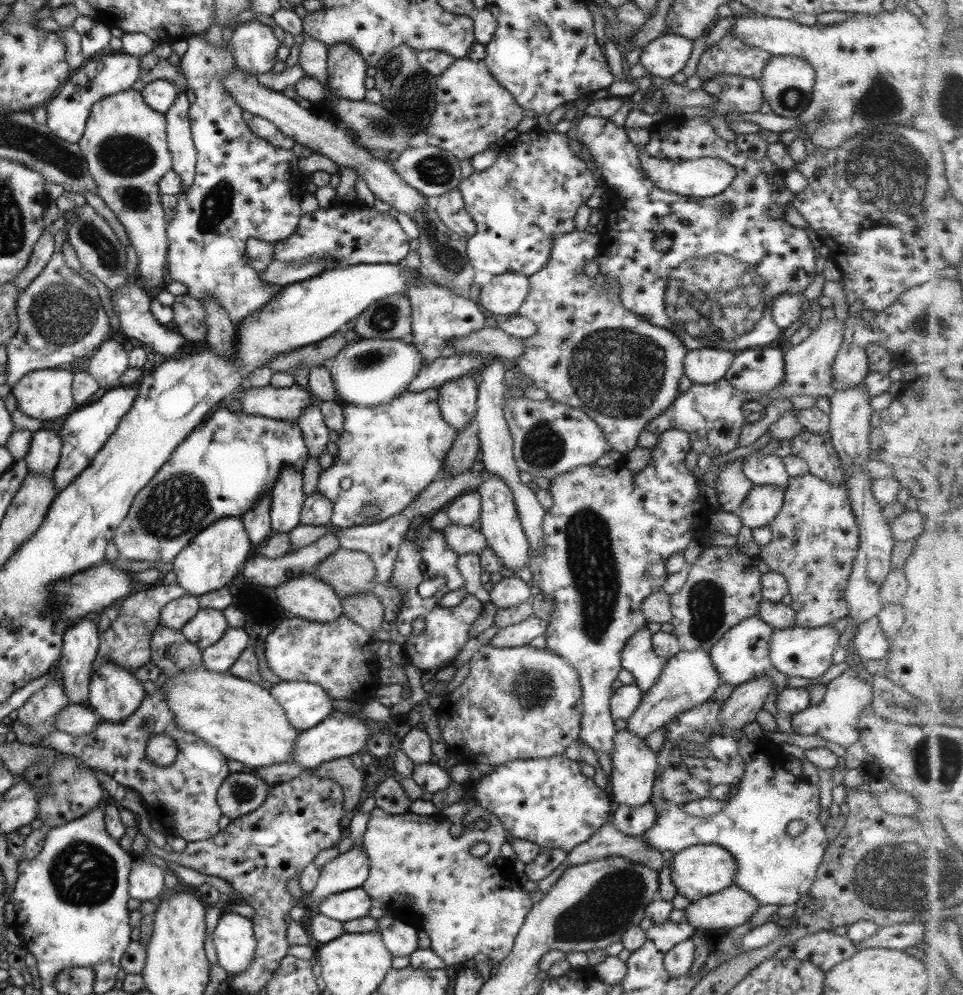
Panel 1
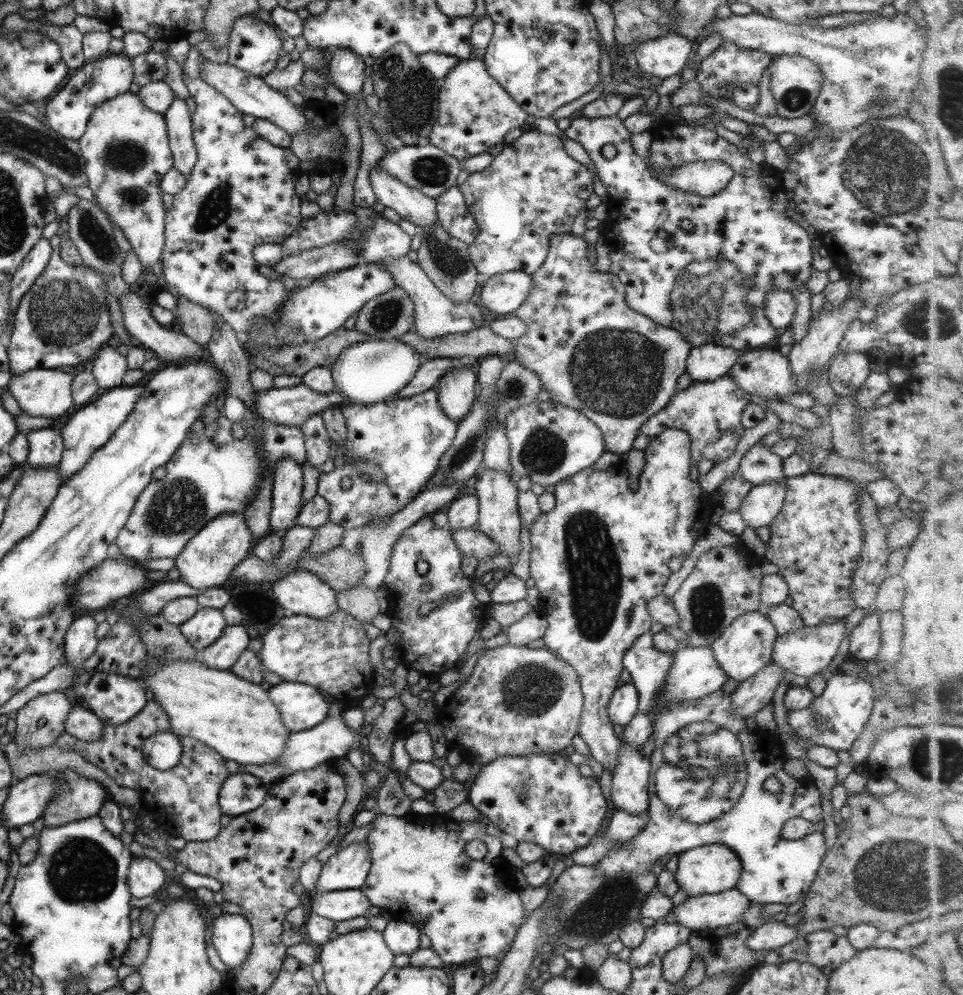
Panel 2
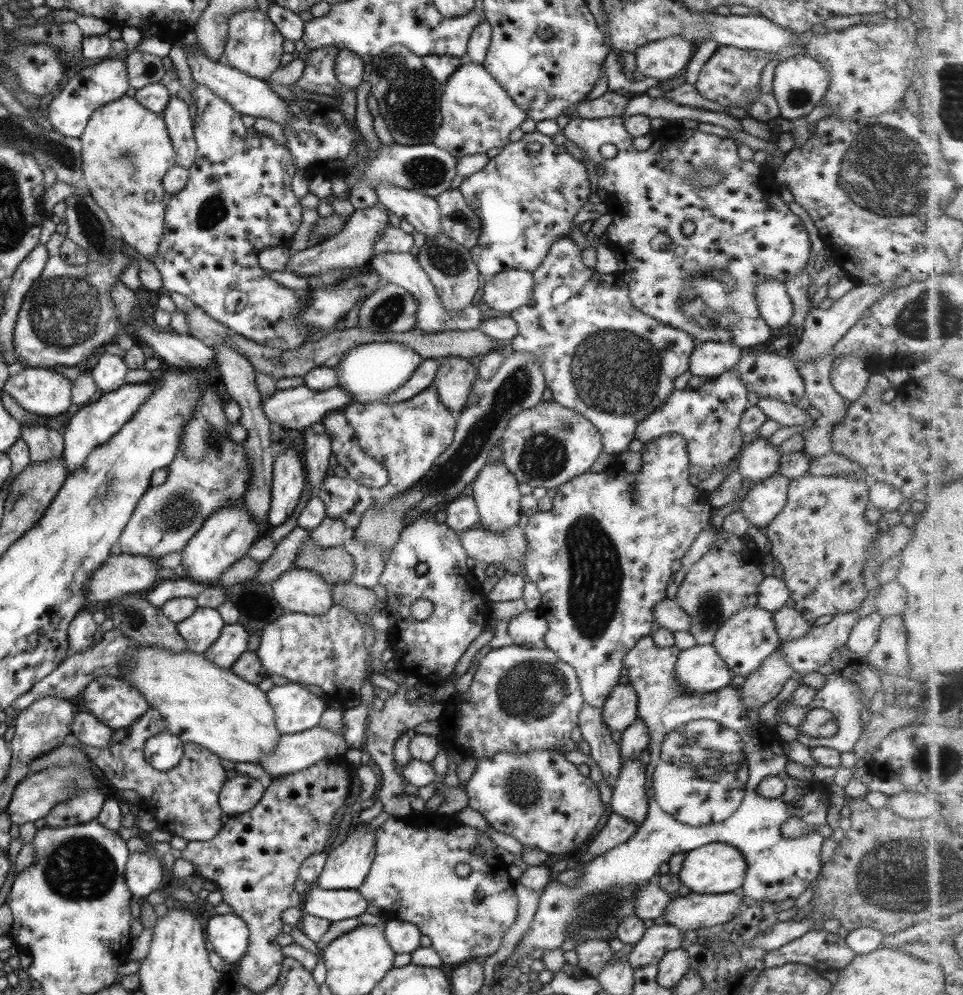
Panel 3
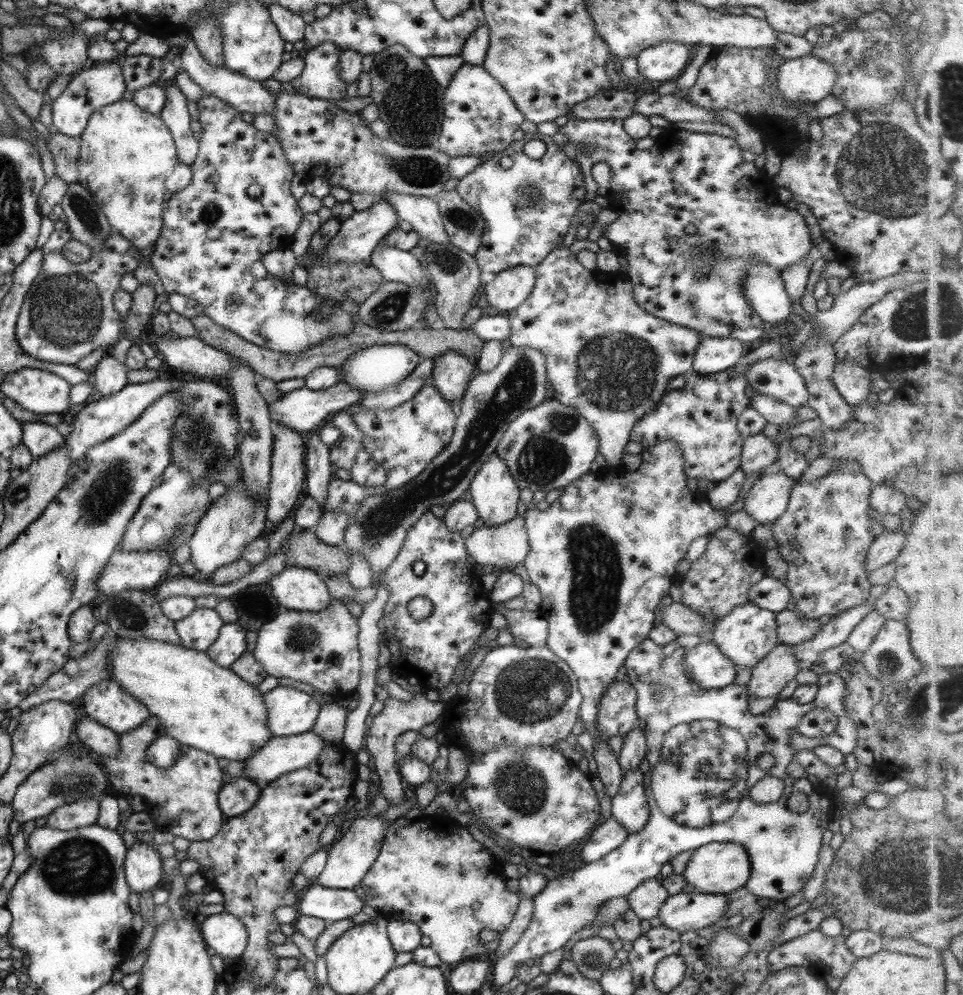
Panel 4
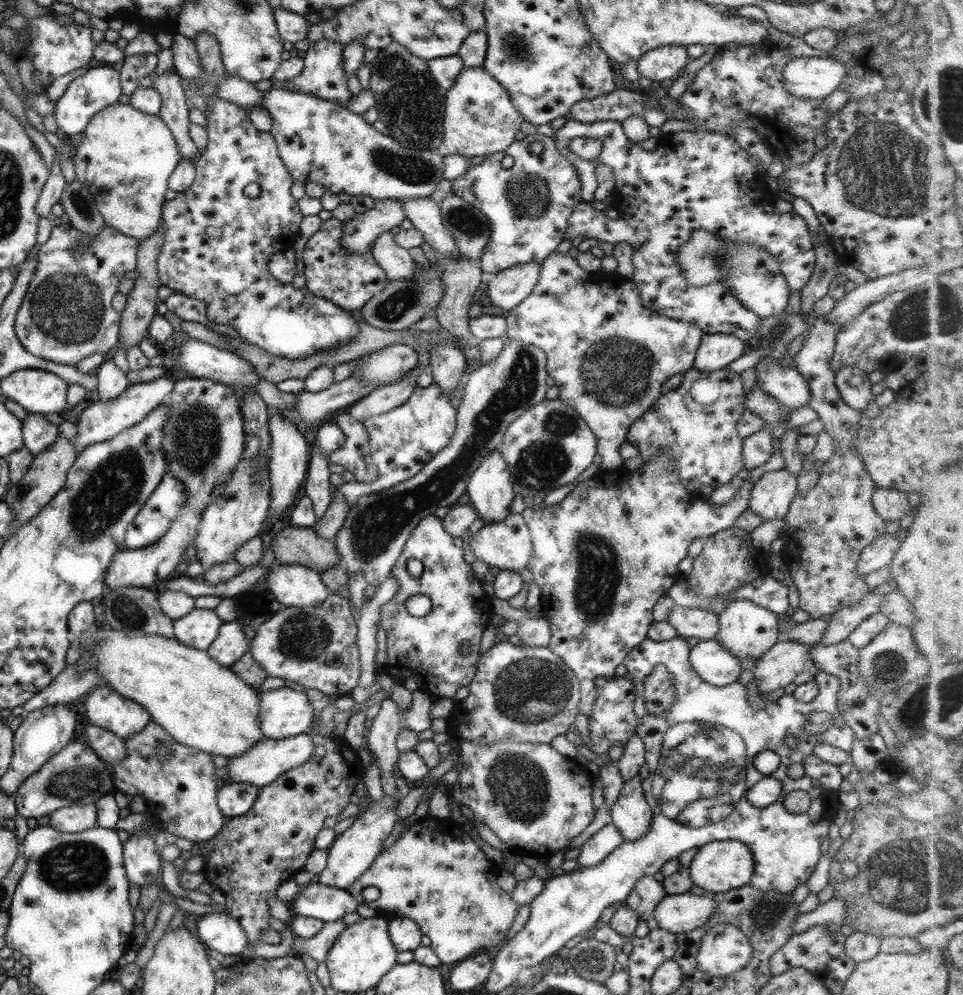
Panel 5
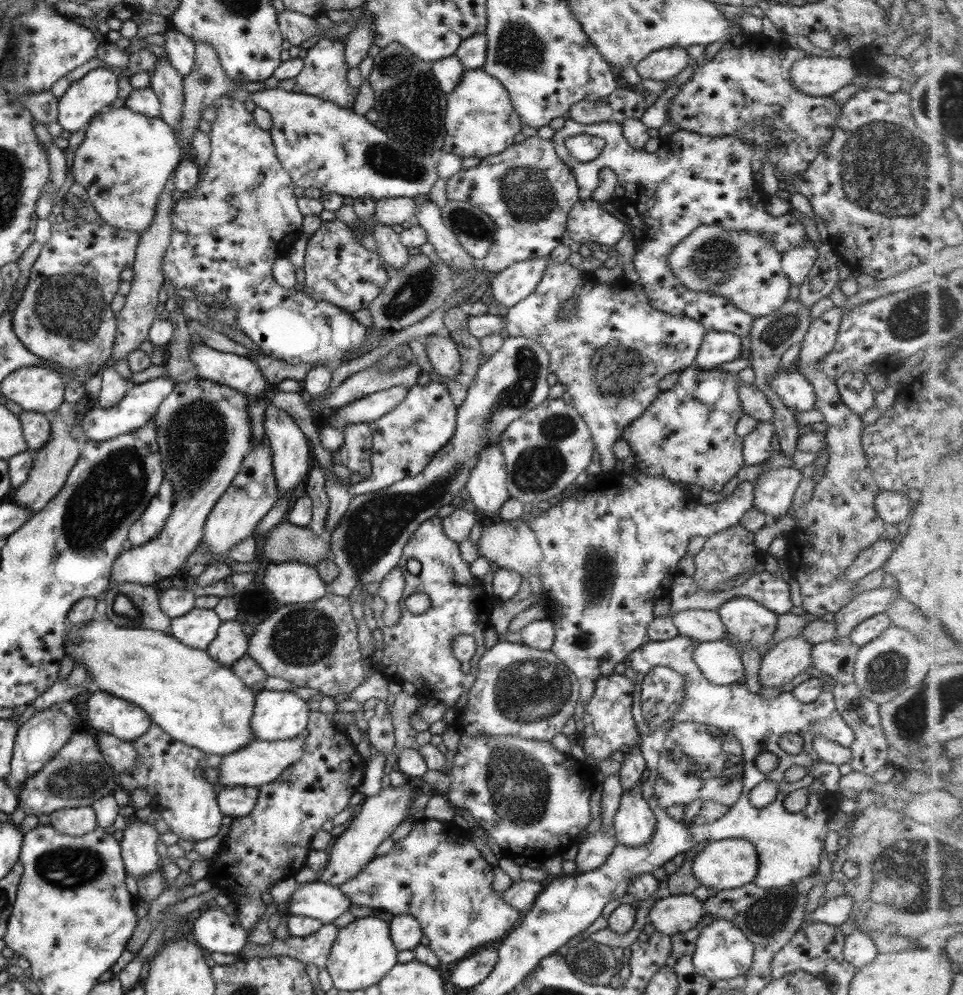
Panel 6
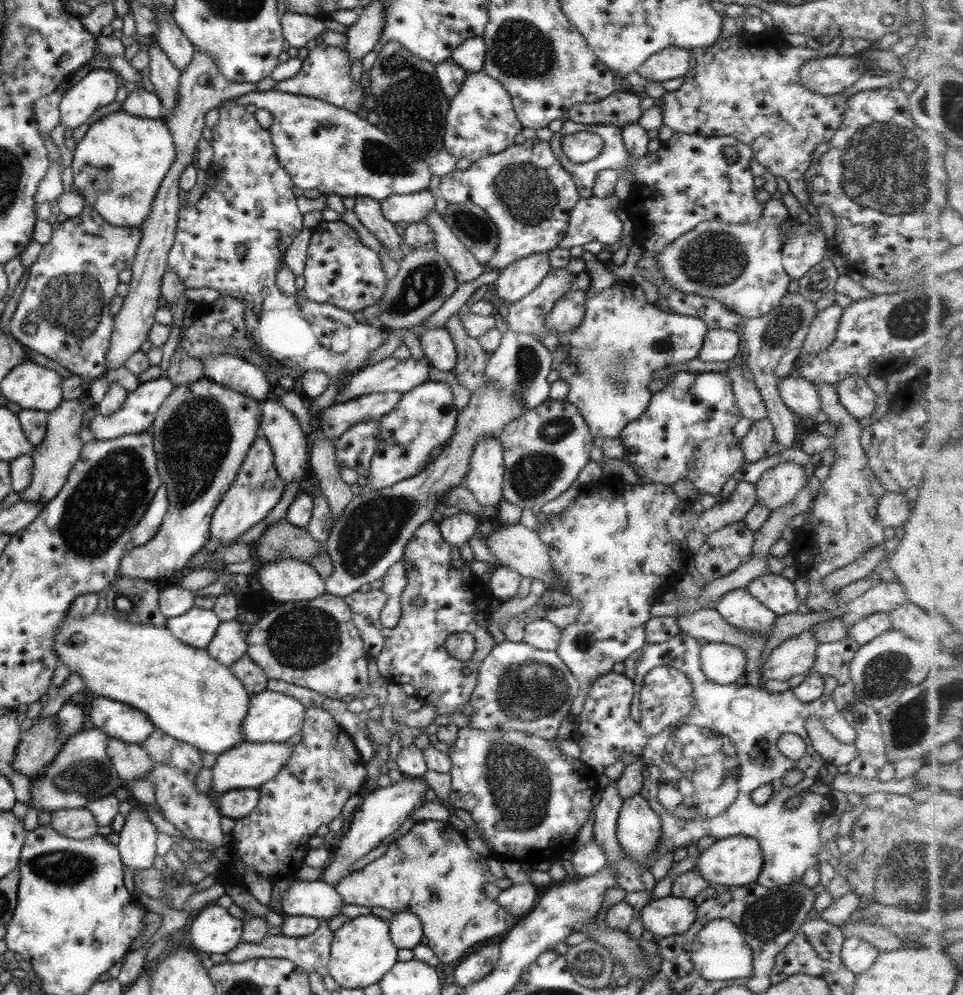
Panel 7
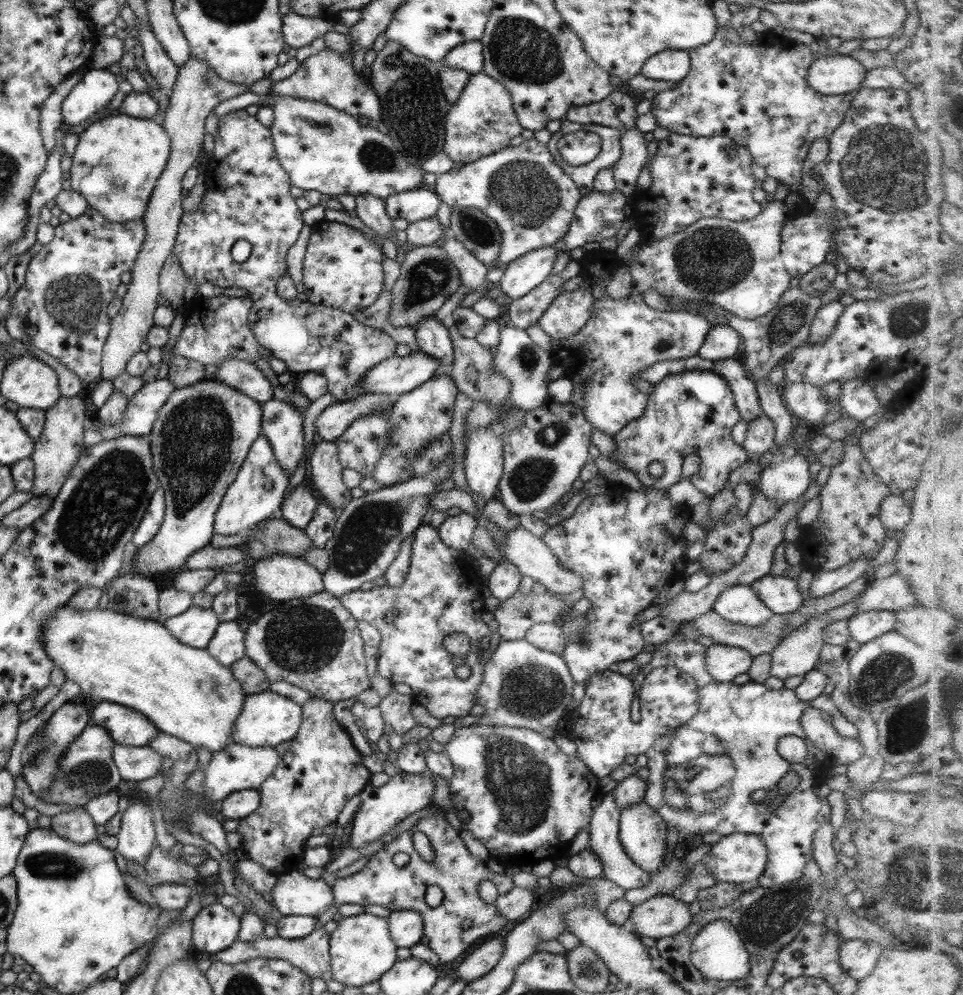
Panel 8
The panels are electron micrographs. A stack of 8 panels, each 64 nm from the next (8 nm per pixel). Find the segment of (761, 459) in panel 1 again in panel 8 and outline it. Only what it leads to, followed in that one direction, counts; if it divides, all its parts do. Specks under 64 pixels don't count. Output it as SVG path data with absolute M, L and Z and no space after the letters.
M763 413L747 421L743 451L748 460L758 460L774 444L774 428L771 420Z

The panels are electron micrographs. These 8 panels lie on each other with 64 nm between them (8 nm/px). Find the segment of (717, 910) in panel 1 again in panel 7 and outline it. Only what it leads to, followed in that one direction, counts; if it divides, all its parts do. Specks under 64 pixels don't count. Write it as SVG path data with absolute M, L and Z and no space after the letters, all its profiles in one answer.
M666 895L649 900L639 908L643 930L649 931L655 939L682 934L693 924L696 907L693 900Z

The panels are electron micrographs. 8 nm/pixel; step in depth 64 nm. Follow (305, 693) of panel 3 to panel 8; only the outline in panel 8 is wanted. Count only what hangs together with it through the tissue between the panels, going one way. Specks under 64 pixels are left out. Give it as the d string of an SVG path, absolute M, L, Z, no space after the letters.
M269 690L260 693L245 695L239 714L235 716L231 728L231 744L247 747L271 746L285 741L291 741L301 724L301 707L286 696L278 695Z

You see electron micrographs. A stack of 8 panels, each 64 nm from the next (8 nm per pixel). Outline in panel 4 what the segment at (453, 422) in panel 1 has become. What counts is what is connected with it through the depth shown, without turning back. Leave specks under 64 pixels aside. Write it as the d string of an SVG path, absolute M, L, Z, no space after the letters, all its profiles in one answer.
M445 350L443 354L433 359L433 370L431 370L432 385L441 394L447 404L453 404L461 400L467 382L475 373L475 365L455 352Z

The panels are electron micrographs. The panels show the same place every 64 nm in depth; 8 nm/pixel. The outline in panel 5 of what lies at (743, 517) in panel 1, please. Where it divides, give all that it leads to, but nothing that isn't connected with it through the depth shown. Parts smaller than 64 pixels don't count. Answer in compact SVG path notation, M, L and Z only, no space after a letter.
M784 469L763 474L752 486L748 509L763 523L783 519L796 495L796 476Z

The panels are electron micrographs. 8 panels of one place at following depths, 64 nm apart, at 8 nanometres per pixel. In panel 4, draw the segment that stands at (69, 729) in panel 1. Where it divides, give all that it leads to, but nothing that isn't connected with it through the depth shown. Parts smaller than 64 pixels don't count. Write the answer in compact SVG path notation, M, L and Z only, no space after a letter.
M85 715L75 724L73 740L87 748L92 755L115 755L119 751L116 735Z

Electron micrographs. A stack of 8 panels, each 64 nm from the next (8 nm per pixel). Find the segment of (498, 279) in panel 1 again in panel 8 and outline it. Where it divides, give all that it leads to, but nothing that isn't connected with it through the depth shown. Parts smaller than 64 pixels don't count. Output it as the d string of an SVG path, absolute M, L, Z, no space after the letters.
M554 246L531 250L503 267L499 290L512 300L525 296L551 274L557 251Z

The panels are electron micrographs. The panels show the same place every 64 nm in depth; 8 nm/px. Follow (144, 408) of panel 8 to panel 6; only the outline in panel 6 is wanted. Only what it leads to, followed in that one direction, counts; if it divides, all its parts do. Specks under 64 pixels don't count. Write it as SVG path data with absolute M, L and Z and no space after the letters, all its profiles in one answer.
M163 377L147 380L141 384L131 384L125 391L125 395L115 405L107 409L101 407L93 407L88 410L79 426L85 434L87 441L101 442L109 440L116 436L128 433L142 427L151 417L154 417L155 411L163 399L173 390L174 382L171 379Z

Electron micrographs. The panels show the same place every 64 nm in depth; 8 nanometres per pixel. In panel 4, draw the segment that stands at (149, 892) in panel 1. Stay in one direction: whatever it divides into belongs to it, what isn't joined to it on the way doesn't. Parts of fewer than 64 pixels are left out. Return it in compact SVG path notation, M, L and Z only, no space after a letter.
M135 840L125 852L123 860L124 877L130 892L141 894L155 889L161 880L161 858L151 842Z

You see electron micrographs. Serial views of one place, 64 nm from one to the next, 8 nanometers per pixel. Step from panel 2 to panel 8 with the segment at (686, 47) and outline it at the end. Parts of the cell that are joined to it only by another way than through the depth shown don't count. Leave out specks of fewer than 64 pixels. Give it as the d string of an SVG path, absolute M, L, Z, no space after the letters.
M665 50L651 56L639 69L641 76L649 80L679 82L690 69L688 52L683 50Z

